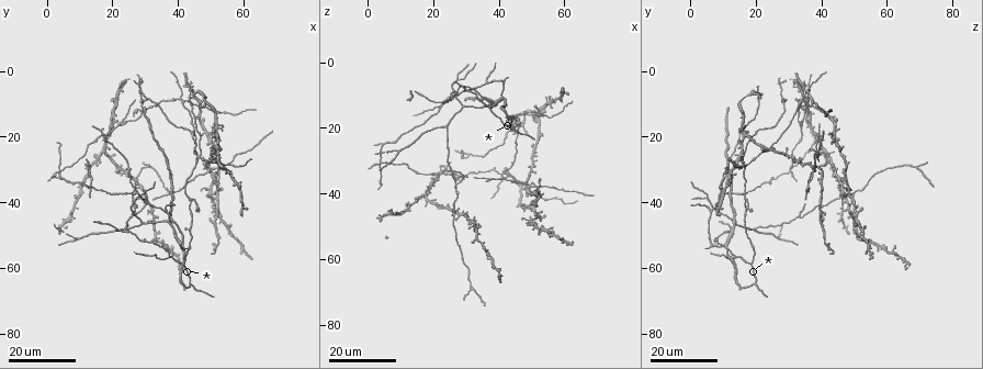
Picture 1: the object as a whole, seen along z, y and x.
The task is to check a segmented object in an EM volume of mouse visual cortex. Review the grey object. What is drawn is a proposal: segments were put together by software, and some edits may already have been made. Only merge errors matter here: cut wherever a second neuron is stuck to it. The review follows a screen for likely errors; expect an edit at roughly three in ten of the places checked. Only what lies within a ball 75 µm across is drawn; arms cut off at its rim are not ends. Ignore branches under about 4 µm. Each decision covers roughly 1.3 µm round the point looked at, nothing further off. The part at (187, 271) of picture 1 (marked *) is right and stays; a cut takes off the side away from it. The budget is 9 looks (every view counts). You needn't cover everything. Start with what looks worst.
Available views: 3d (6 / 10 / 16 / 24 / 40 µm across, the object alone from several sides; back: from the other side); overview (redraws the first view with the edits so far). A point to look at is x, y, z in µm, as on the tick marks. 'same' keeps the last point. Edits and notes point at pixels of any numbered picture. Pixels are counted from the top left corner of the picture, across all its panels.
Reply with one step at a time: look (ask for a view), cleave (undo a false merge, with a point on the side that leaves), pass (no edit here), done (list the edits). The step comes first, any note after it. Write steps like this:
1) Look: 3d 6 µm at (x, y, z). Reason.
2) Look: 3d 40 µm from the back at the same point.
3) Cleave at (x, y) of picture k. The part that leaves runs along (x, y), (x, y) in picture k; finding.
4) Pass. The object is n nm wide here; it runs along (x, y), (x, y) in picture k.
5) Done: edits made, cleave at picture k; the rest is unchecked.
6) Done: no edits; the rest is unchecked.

Look: 3d 24 µm at (40, 8, 35). Small branch off a trunk.

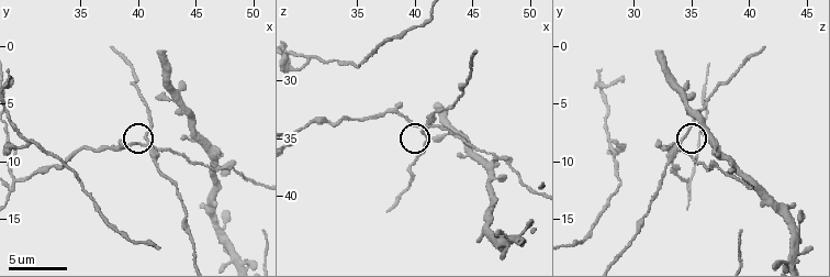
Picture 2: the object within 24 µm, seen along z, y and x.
Look: 3d 6 µm at (40.4, 8.4, 34.0).

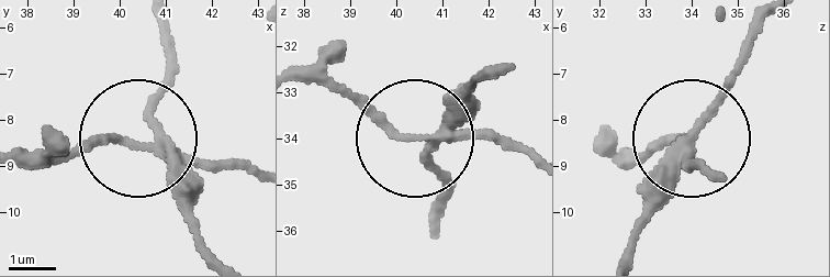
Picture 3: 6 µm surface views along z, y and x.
Cleave at (102, 137) of picture 3. 3 arms meet here; the part that leaves runs along (159, 152), (104, 141), (22, 152) in picture 3; a second neuron is stuck on.

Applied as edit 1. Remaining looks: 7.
Look: overview.

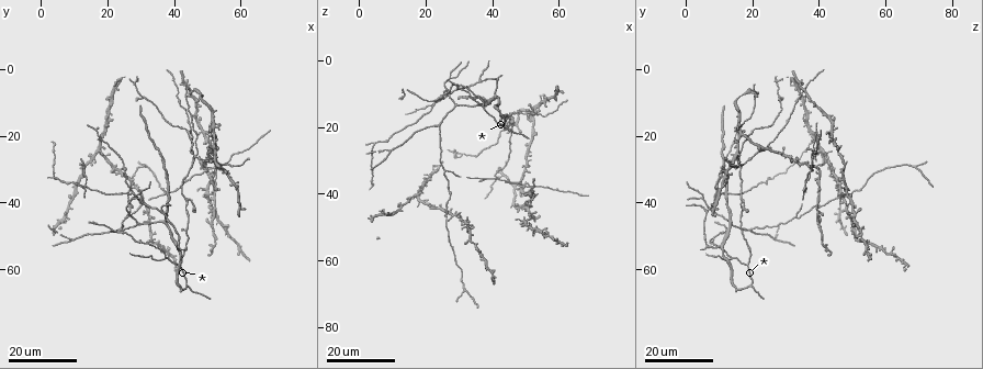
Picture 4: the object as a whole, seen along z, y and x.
Look: 3d 24 µm at (25.5, 44.5, 33.5). Branch point.

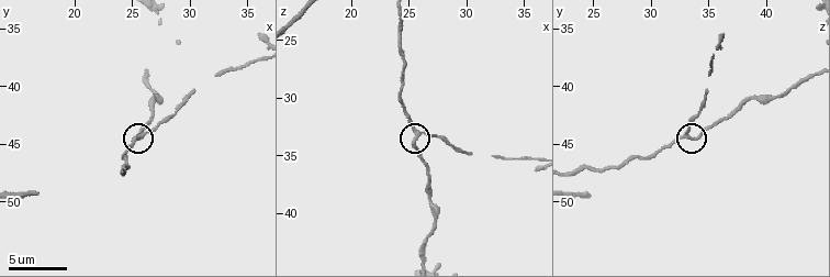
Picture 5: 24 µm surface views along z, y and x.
Look: 3d 6 µm at (26.0, 44.2, 33.0). Zoom in.

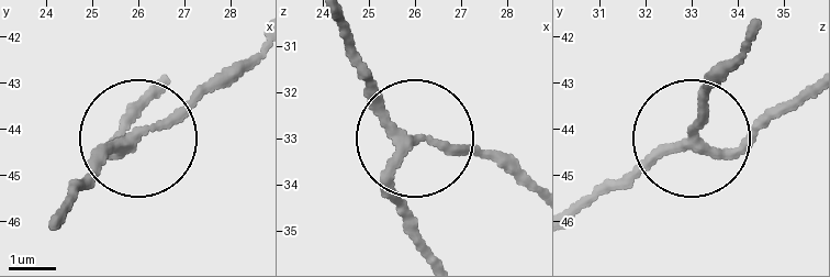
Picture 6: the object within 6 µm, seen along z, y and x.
Pass. The object is 190 nm wide here; continuous, no second neuron.

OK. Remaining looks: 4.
Look: 3d 16 µm at (36.5, 56.5, 13.5). Two arms in line, one across.

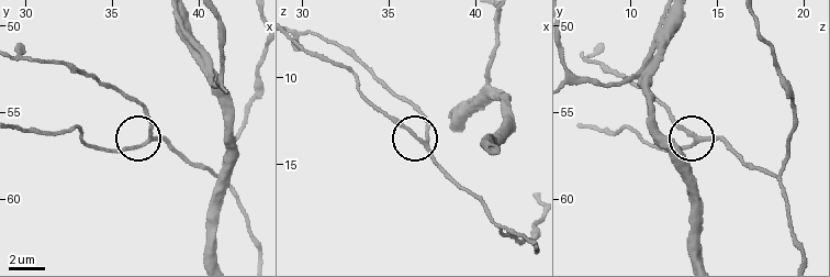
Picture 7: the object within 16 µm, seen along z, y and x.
Look: 3d 6 µm at (36.9, 56.6, 13.7).

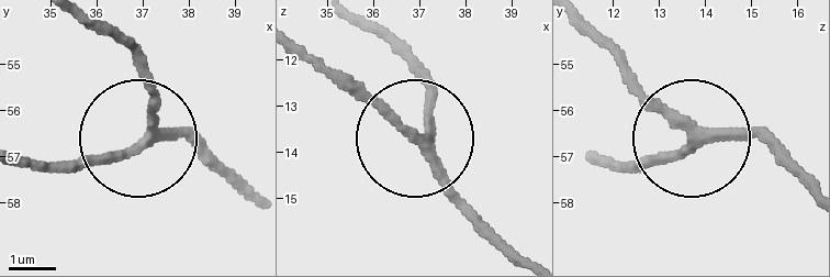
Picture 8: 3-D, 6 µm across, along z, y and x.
Pass. 3 arms meet here; it runs along (519, 256), (323, 59) in picture 8; one neuron here.

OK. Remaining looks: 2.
Look: 3d 16 µm at (9.0, 50.5, 27.0). Arms part here.

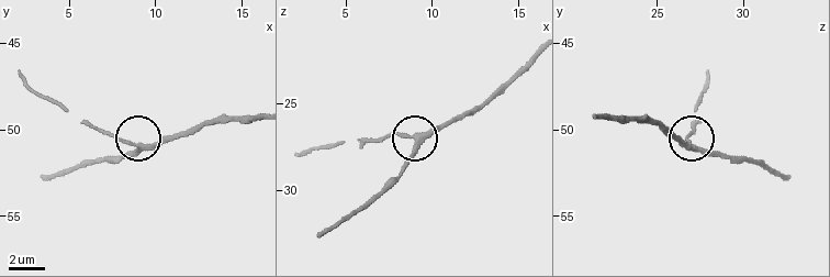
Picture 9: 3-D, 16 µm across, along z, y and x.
Look: 3d 10 µm at (9.2, 51.1, 27.2). Zoom in.

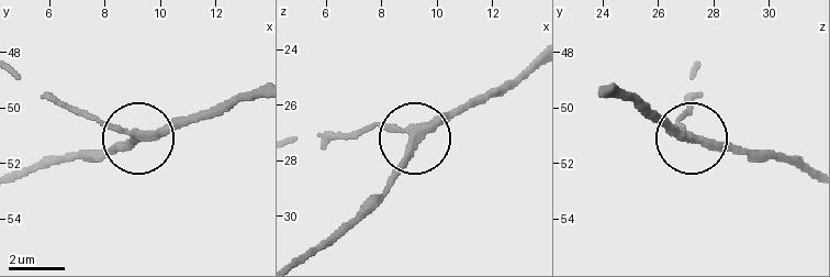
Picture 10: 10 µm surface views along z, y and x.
Pass. 3 arms meet here; it runs along (251, 91), (138, 141), (105, 147) in picture 10; all the same neuron.

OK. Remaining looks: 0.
Done: edits made, cleave at picture 3; the rest is unchecked.

